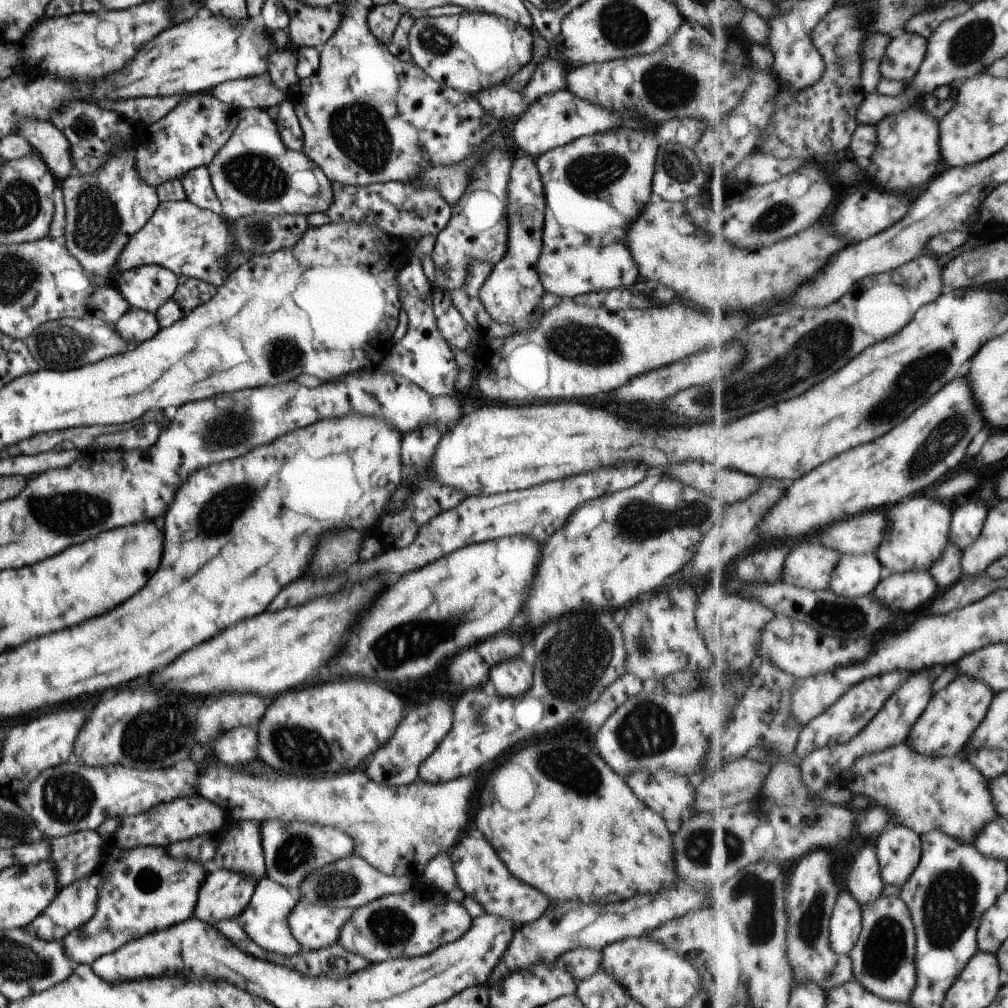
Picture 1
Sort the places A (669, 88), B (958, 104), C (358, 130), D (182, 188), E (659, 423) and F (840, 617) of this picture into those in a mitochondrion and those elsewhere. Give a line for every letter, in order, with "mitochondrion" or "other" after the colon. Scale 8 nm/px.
A: mitochondrion
B: other
C: mitochondrion
D: other
E: other
F: mitochondrion

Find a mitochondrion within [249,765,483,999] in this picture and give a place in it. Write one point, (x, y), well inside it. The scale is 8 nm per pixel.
(297, 850)

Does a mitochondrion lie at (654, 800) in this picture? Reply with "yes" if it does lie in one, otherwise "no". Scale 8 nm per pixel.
no

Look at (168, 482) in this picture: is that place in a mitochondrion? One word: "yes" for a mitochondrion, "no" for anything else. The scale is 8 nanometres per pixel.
no

